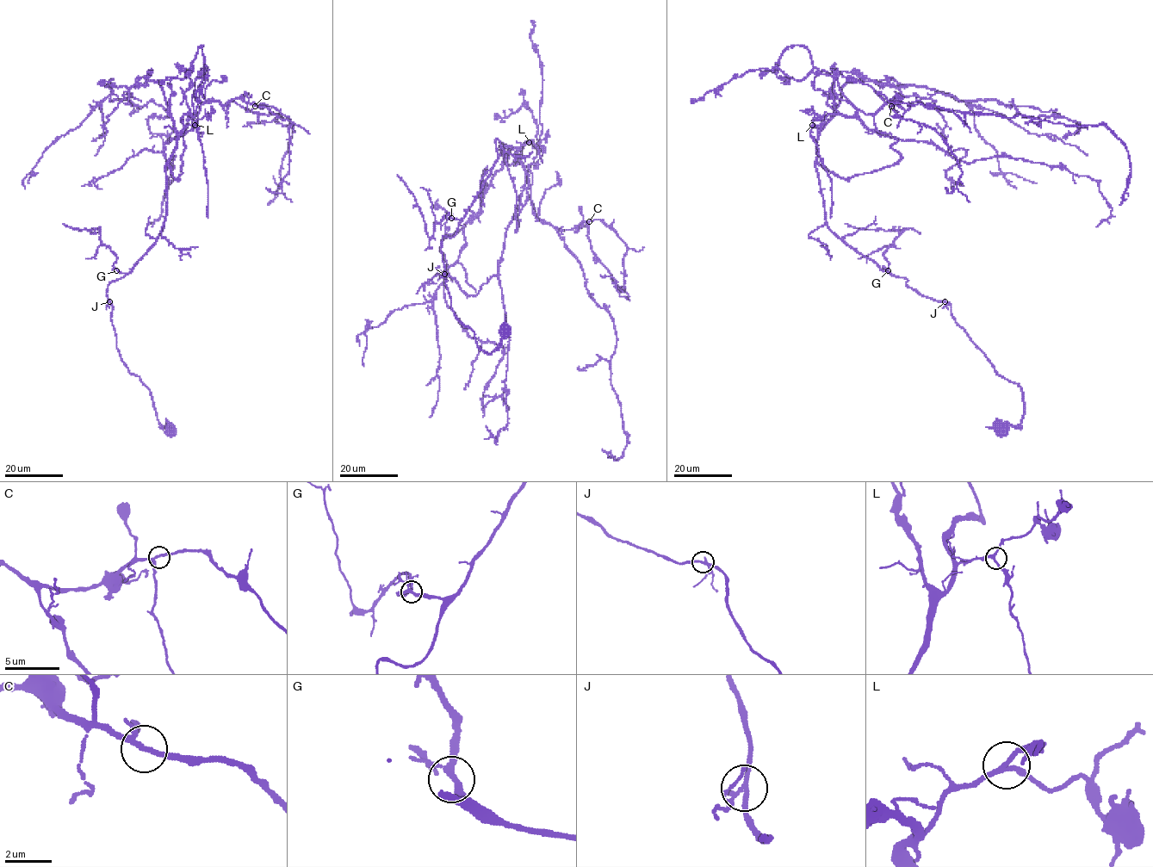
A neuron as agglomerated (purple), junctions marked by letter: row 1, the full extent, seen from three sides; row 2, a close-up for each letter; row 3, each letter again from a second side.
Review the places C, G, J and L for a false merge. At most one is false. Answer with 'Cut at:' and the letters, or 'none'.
Cut at: none

